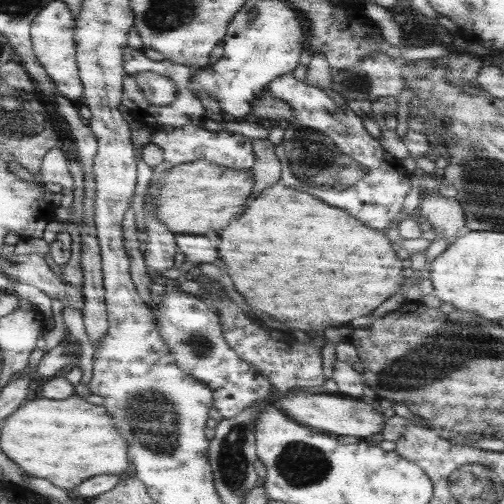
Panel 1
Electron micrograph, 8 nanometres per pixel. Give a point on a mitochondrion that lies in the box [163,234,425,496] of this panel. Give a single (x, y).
(301, 465)

